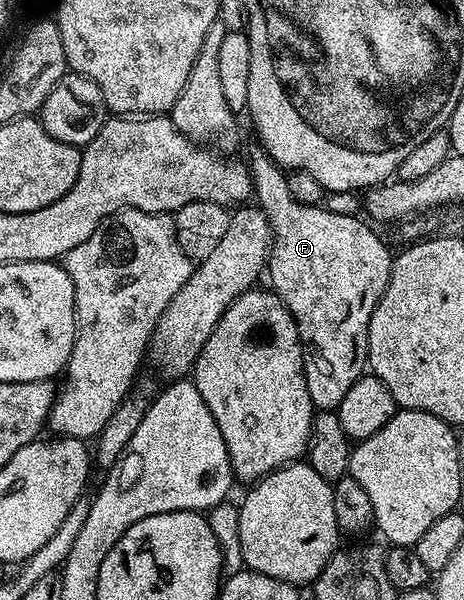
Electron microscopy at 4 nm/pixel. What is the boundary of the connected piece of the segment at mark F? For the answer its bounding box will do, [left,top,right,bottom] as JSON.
[247,141,394,411]

